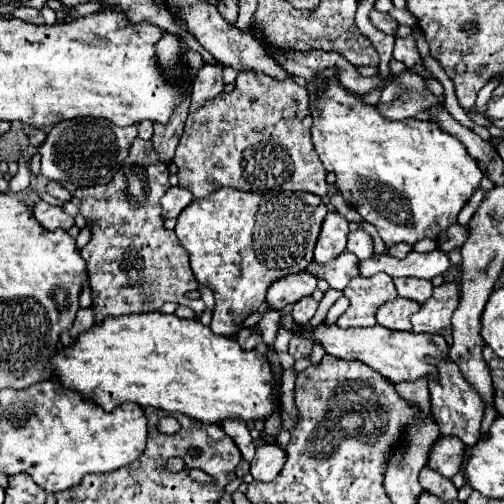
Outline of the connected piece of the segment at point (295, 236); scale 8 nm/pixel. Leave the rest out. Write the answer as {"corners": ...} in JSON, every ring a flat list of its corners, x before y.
{"corners":[[220,188,206,198,194,200,178,216,174,232,180,244,190,254,190,266,198,284,208,286,214,292,216,306,210,328,220,336,234,336,242,330,242,322,258,310,266,300,266,292,274,280,302,272,310,262,314,262,314,248,328,214,326,204,310,192,278,192,278,194,250,194,238,192,234,188]]}

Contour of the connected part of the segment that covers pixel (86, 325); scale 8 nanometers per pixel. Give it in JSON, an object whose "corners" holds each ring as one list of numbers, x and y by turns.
{"corners":[[80,308,80,314,76,318,76,326,72,326,72,330,90,330,92,326,94,326,94,310,92,308,86,308,86,310]]}

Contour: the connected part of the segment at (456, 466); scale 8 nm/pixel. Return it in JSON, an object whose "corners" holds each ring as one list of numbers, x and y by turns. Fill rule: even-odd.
{"corners":[[438,438,436,444,430,450,430,460,434,462,434,470,440,472,446,478,452,478,454,474,460,472,462,464,464,464,464,454,466,454,466,446,464,442,460,442,460,438]]}

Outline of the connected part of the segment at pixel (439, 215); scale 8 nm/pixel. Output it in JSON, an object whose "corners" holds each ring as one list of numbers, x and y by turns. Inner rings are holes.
{"corners":[[334,72,320,74,318,86,310,84,310,92,316,90,320,98,316,102,310,102,314,118,312,142,324,168,336,174,336,184,344,200,350,202,356,212,378,230,386,246,392,246,396,242,414,244,422,238,438,240,438,236,458,220,458,214,464,204,480,188,484,172,480,170,478,160,464,150,460,140,452,138,450,134,444,134,430,120,408,118,400,122,388,122,386,118,378,116,378,110,374,106,368,106,360,98,348,94,334,80]]}

